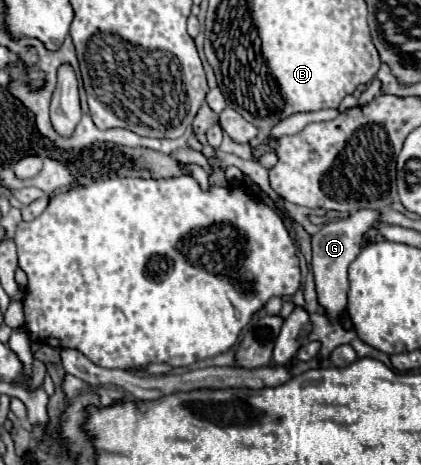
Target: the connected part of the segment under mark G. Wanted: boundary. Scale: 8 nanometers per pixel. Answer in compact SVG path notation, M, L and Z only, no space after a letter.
M356 211L348 219L326 223L316 235L312 235L312 273L316 281L318 303L328 315L328 319L336 321L346 311L346 295L348 295L348 265L360 253L360 243L364 233L378 221L376 211Z

